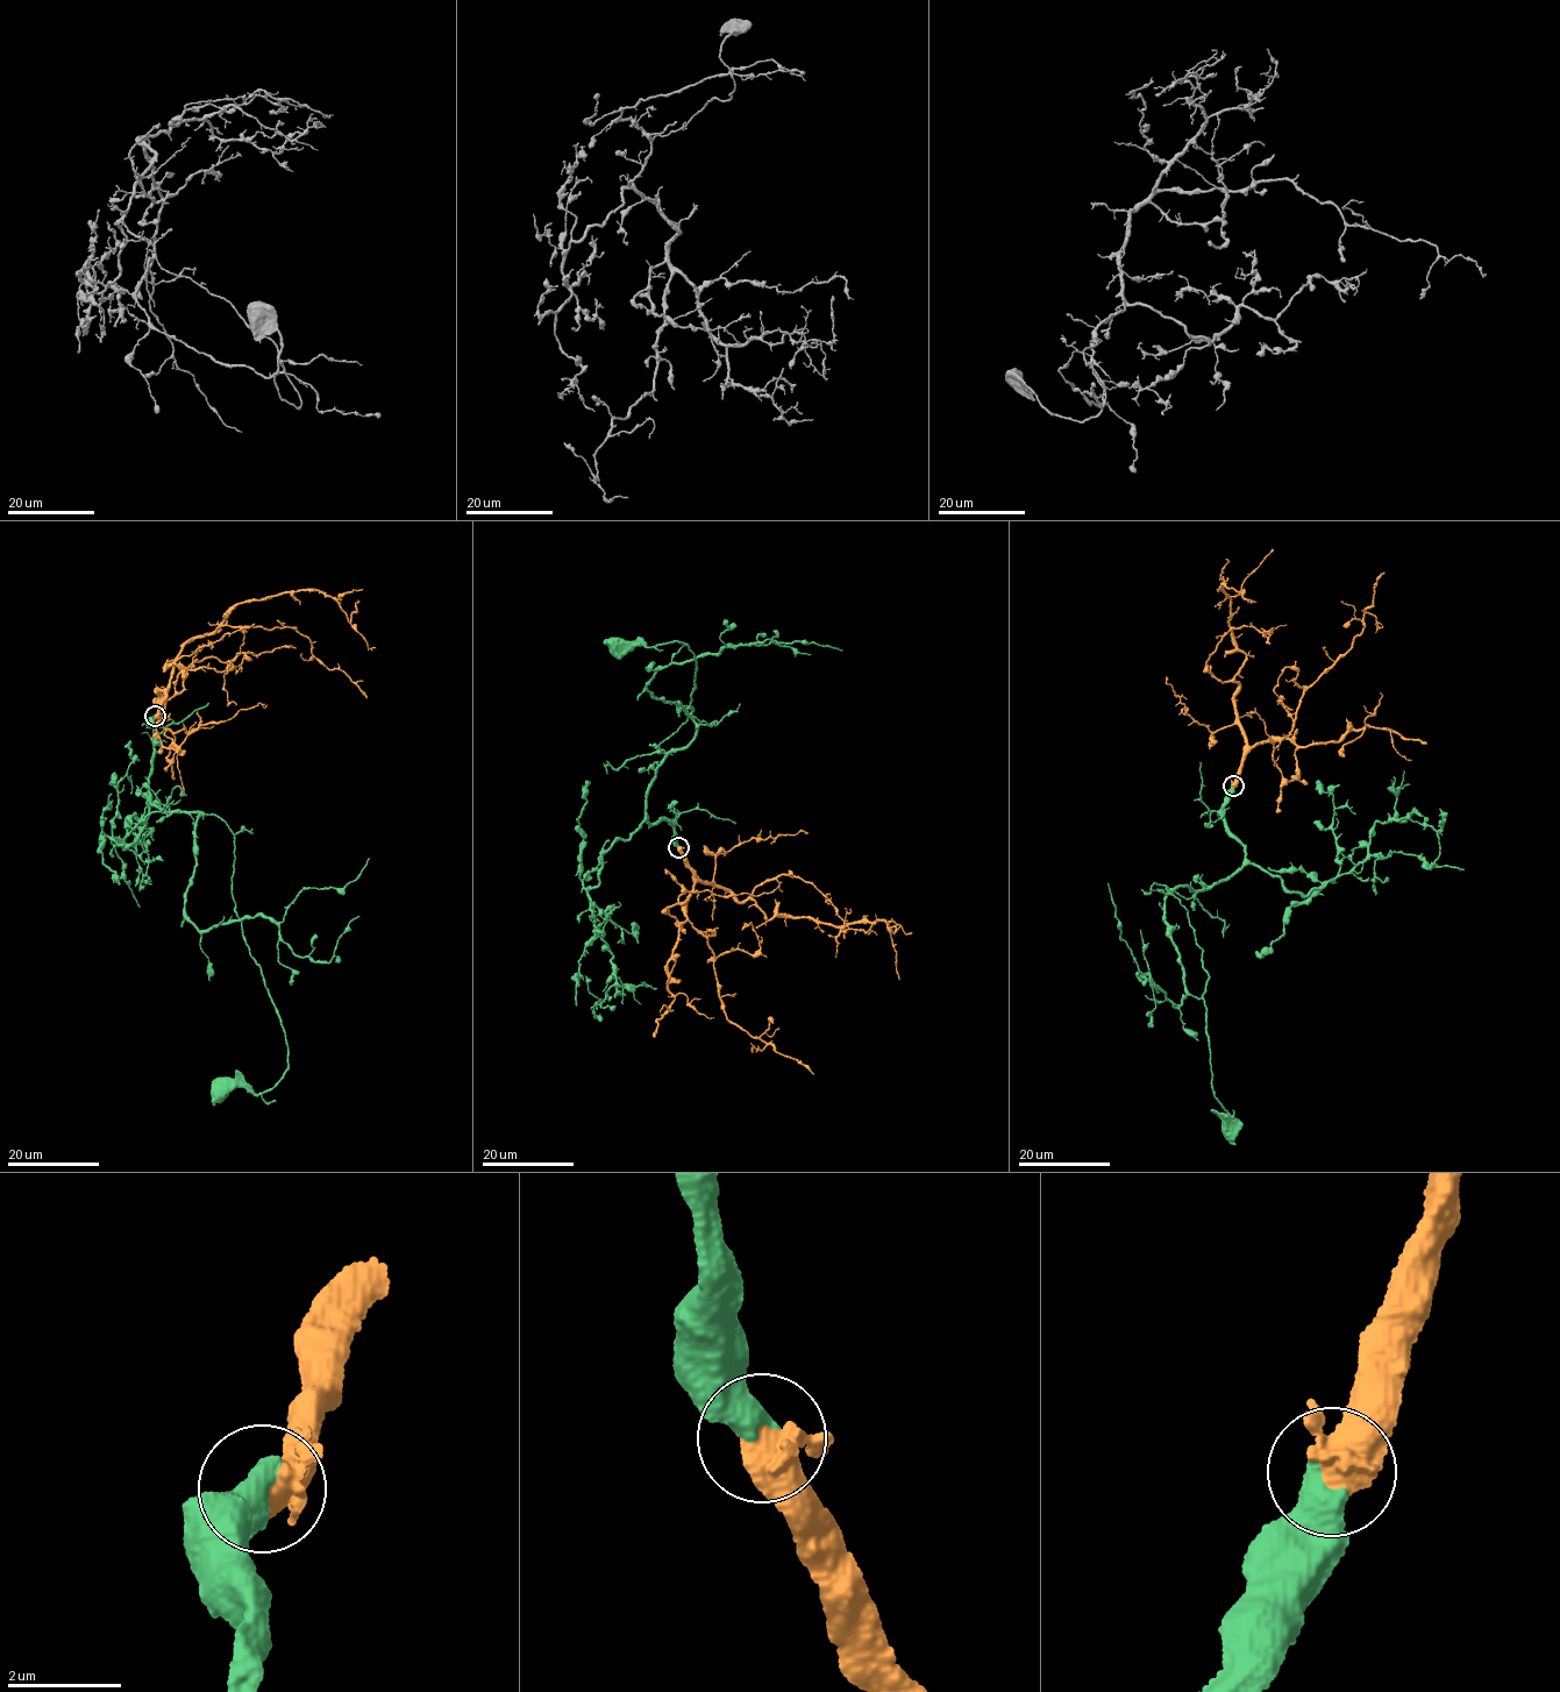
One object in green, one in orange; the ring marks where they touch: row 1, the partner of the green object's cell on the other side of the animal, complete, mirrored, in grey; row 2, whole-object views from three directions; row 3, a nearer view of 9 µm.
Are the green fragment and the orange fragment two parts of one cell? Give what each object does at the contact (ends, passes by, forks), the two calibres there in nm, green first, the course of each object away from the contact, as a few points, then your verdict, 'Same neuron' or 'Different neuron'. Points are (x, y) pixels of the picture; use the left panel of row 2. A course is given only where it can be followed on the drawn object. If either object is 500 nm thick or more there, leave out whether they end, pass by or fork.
Thickness 600 nm (green) against 480 nm. Course of green: (155, 716), (149, 803), (212, 813), (228, 826), (235, 912), (285, 1033), (287, 1070), (272, 1088), (218, 1088). Course of orange: (155, 716), (185, 642), (219, 628), (240, 603), (317, 589), (329, 595), (350, 620), (358, 599). Same neuron

